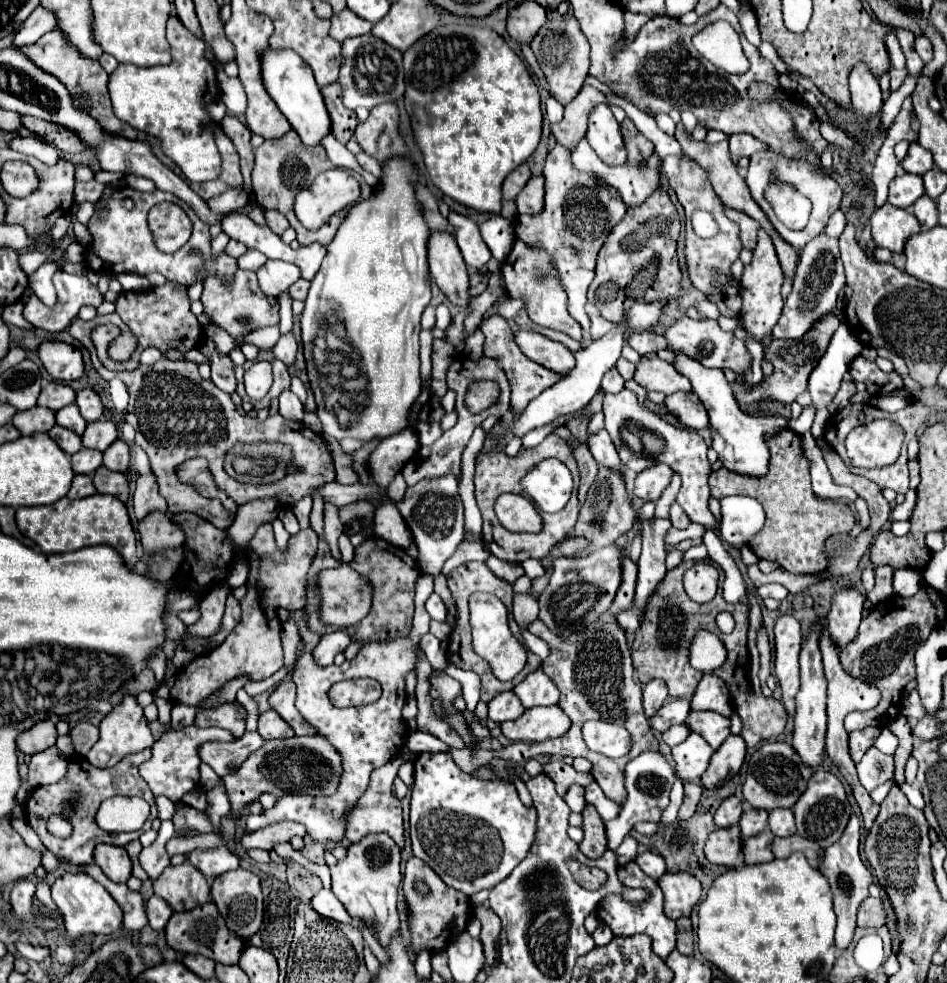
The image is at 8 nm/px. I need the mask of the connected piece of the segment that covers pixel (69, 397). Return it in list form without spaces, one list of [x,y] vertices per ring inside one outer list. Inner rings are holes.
[[[50,382],[46,388],[42,388],[40,396],[38,396],[38,406],[50,408],[50,410],[60,410],[66,404],[72,404],[76,398],[76,392],[62,382]]]

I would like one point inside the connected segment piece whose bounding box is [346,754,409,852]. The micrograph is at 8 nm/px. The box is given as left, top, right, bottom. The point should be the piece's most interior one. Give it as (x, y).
(379, 810)

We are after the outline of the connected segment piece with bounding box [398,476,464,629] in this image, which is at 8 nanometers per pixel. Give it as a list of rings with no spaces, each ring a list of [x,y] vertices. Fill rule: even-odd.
[[[440,476],[434,480],[420,480],[414,488],[406,490],[404,502],[398,504],[408,530],[412,532],[414,544],[418,548],[418,564],[422,570],[434,576],[434,592],[442,598],[447,609],[447,621],[452,629],[458,616],[455,601],[447,586],[446,576],[440,572],[446,558],[450,558],[464,536],[464,506],[458,494],[458,484],[454,476]]]

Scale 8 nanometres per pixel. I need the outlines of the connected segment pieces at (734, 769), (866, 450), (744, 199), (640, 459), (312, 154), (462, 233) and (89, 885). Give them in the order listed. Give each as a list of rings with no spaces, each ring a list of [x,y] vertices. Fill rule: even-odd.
[[[728,736],[728,740],[714,752],[708,770],[702,774],[704,788],[718,788],[738,774],[746,756],[746,742],[742,736]]]
[[[874,420],[862,424],[846,438],[846,450],[852,466],[886,466],[900,454],[904,434],[892,420]]]
[[[682,124],[676,126],[676,140],[682,144],[684,154],[690,156],[692,160],[698,160],[698,164],[708,172],[708,180],[710,180],[714,192],[718,194],[718,198],[722,200],[722,204],[724,204],[726,208],[734,208],[734,210],[740,210],[740,212],[750,214],[766,232],[770,232],[770,238],[776,238],[776,232],[774,232],[772,224],[766,220],[766,214],[754,204],[754,198],[750,196],[750,190],[746,188],[744,176],[738,172],[736,164],[734,164],[732,158],[730,158],[728,140],[722,140],[722,142],[718,142],[716,146],[684,146],[684,126],[682,126]]]
[[[622,390],[620,394],[608,394],[606,396],[604,398],[604,416],[606,416],[604,428],[608,430],[624,466],[628,466],[630,470],[644,470],[652,464],[668,464],[676,474],[680,474],[682,490],[678,492],[676,502],[682,506],[682,510],[688,514],[688,518],[696,524],[706,526],[706,528],[720,526],[720,520],[708,508],[708,500],[710,500],[708,476],[712,472],[712,464],[706,458],[708,446],[696,430],[672,426],[662,416],[652,412],[648,406],[640,404],[636,394],[630,390]],[[630,434],[638,436],[640,446],[628,444]],[[648,436],[654,440],[650,440]]]
[[[290,130],[286,136],[278,138],[278,140],[264,140],[264,144],[260,148],[256,148],[256,164],[252,170],[252,196],[262,208],[266,208],[266,210],[274,208],[274,210],[282,212],[288,218],[290,226],[298,232],[298,242],[302,246],[312,244],[312,242],[330,244],[334,240],[344,216],[346,216],[346,212],[334,214],[332,220],[328,220],[318,230],[306,230],[302,224],[298,224],[298,218],[292,210],[294,198],[302,188],[306,188],[306,186],[310,186],[310,182],[314,182],[314,178],[318,176],[318,172],[324,170],[324,166],[328,166],[328,158],[326,158],[324,148],[320,144],[314,148],[304,146],[300,136],[294,130]]]
[[[450,212],[448,222],[454,228],[456,242],[458,242],[458,248],[462,252],[464,262],[472,268],[482,268],[492,258],[492,254],[490,254],[488,246],[484,244],[476,222],[458,214],[458,212]]]
[[[64,872],[58,876],[52,884],[52,900],[64,918],[66,936],[72,940],[90,934],[116,934],[122,926],[122,908],[112,900],[106,888],[86,872]]]

